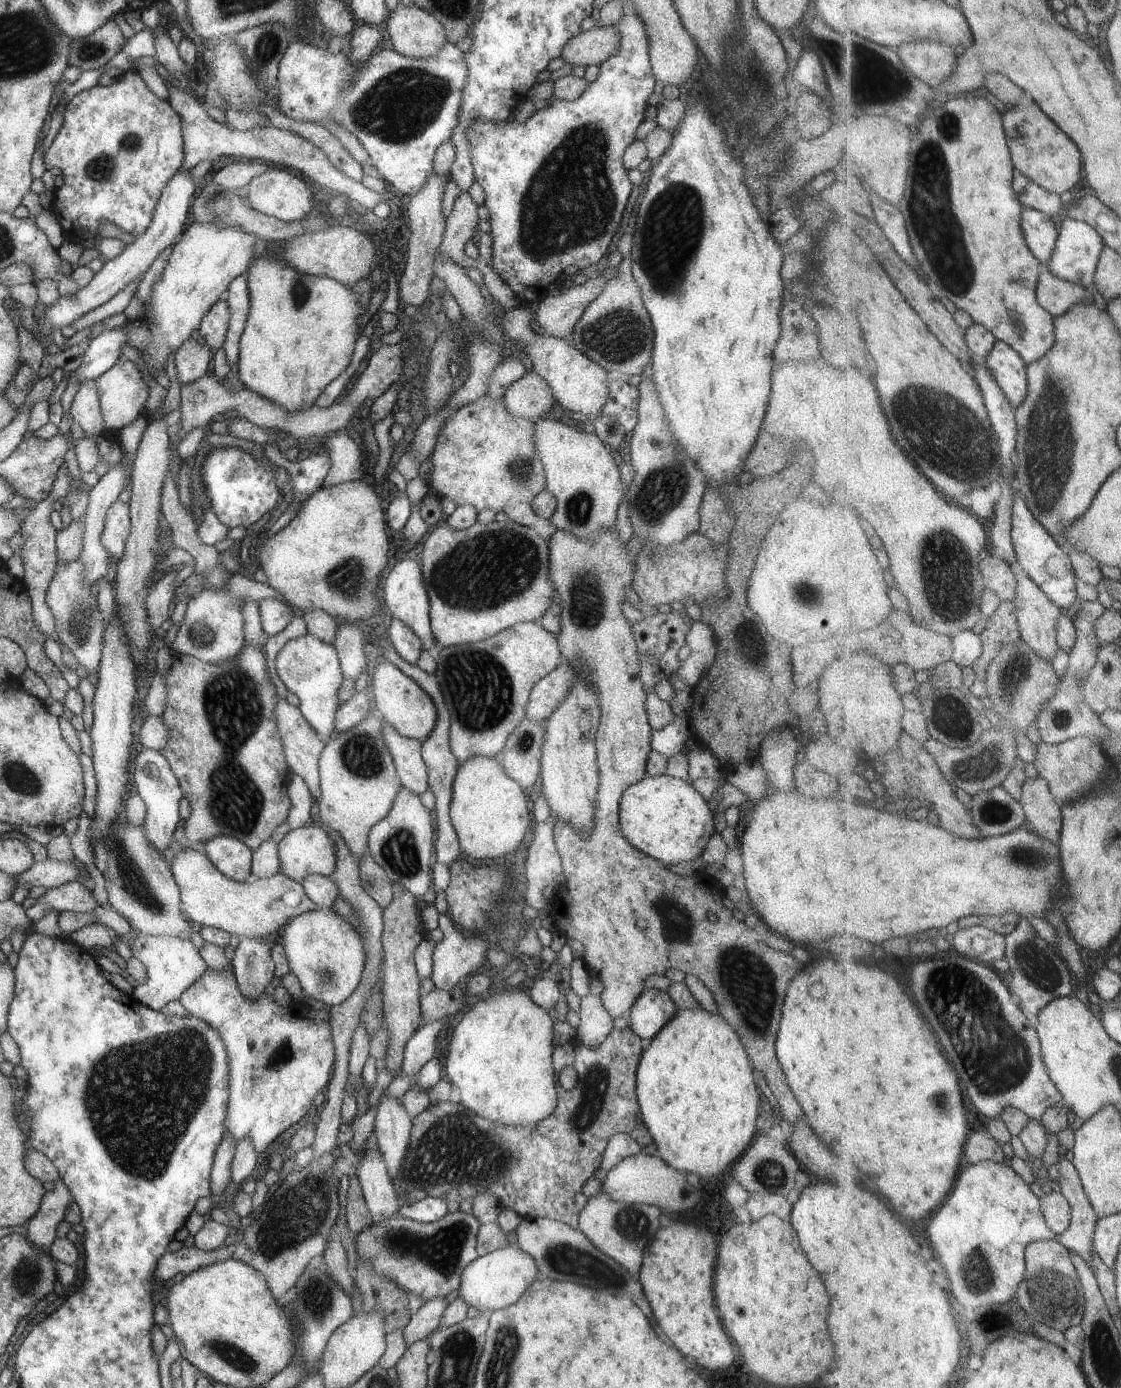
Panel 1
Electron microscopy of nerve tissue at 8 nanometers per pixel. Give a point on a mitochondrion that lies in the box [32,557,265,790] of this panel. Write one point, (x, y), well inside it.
(81, 620)

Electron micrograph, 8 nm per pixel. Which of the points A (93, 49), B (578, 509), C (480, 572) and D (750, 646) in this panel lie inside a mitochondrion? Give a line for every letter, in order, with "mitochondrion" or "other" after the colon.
A: mitochondrion
B: mitochondrion
C: mitochondrion
D: mitochondrion

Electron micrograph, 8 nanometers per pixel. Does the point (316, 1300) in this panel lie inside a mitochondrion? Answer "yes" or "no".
yes

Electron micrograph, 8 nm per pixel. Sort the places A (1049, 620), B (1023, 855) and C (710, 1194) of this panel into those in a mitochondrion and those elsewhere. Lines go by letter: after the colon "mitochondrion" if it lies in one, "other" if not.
A: other
B: mitochondrion
C: other

